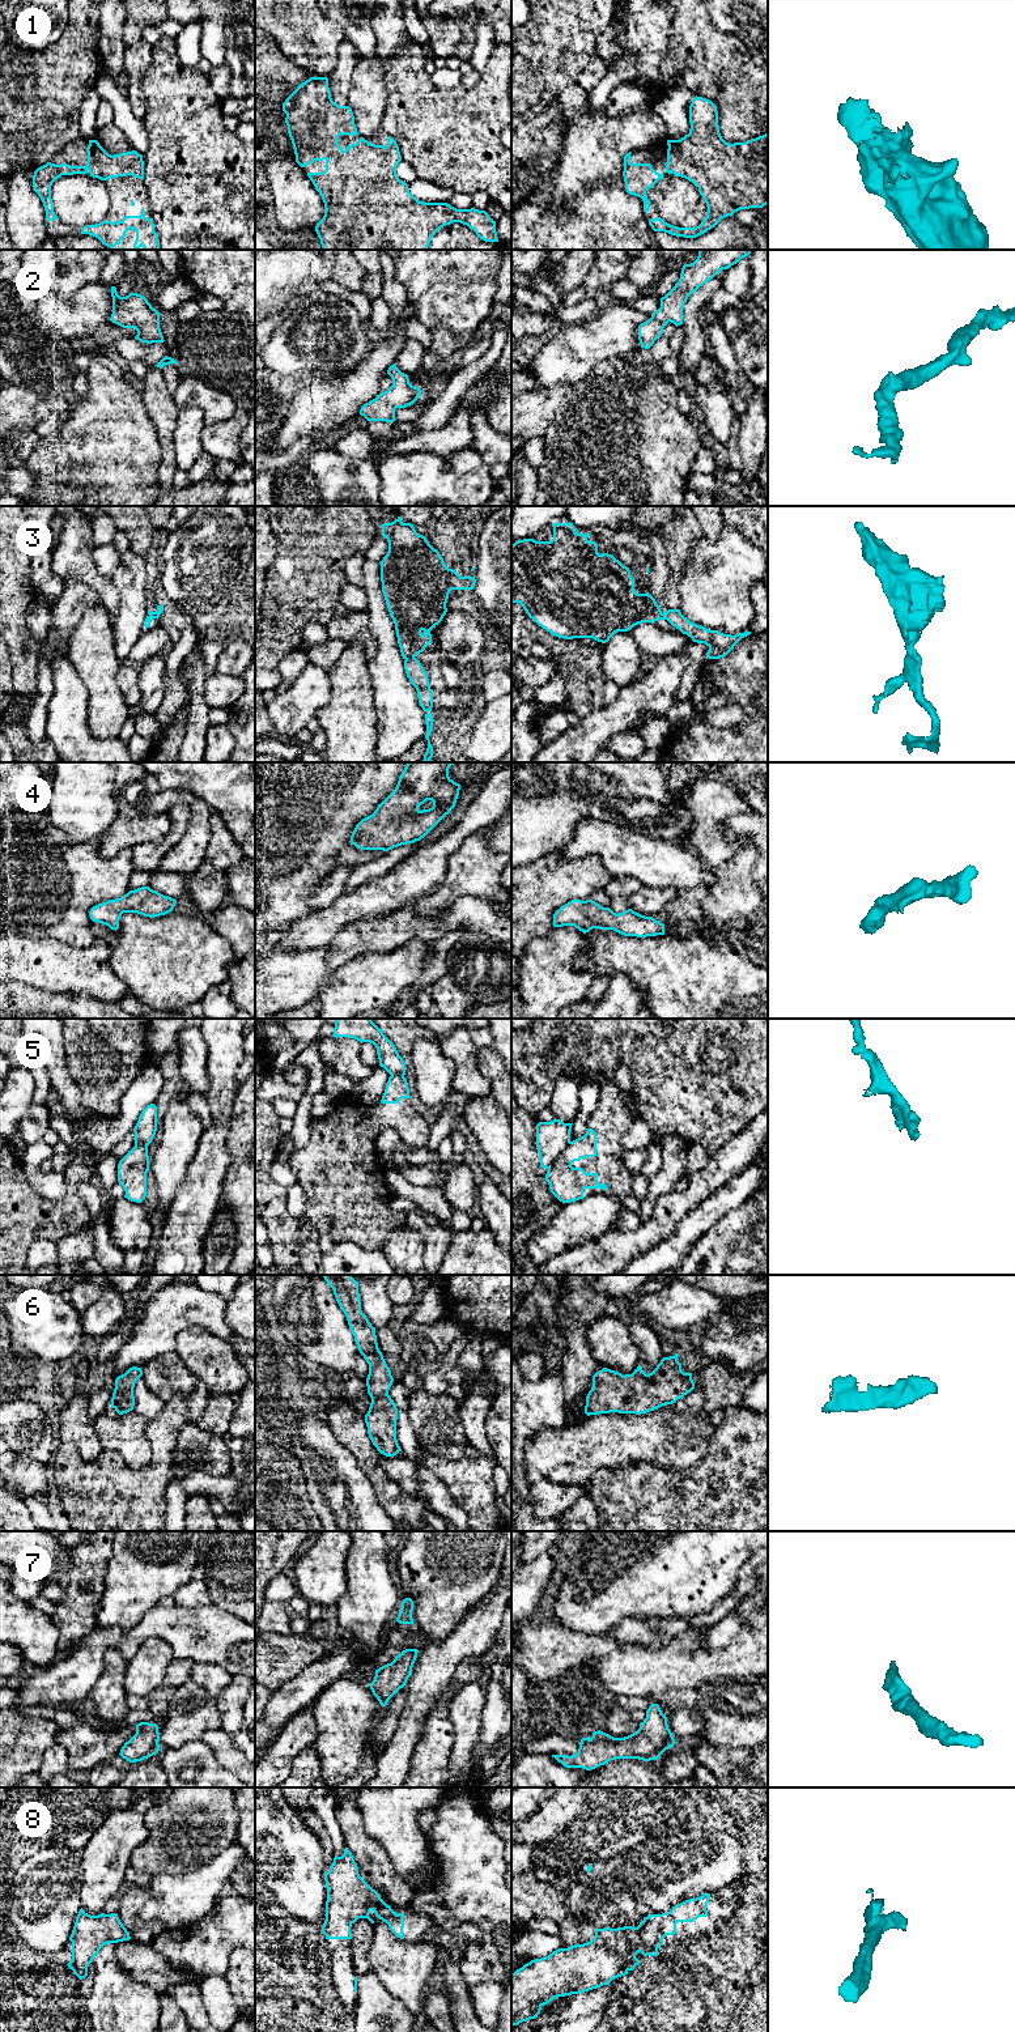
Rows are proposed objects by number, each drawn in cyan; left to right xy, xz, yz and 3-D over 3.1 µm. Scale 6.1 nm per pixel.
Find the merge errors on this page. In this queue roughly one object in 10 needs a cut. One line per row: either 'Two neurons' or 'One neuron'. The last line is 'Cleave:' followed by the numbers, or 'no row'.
1: One neuron
2: One neuron
3: One neuron
4: One neuron
5: Two neurons
6: One neuron
7: One neuron
8: One neuron
Cleave: 5

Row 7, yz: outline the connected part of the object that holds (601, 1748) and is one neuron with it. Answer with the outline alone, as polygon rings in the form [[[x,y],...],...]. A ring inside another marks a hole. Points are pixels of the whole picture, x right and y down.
[[[651,1704],[636,1733],[624,1738],[613,1738],[598,1730],[590,1739],[581,1739],[576,1755],[552,1755],[552,1757],[566,1768],[591,1770],[616,1759],[658,1760],[675,1743],[667,1717],[658,1704]]]

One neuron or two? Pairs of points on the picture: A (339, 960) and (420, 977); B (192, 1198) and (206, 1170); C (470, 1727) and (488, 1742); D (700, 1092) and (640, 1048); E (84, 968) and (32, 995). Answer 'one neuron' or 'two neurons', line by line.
A: two neurons
B: one neuron
C: two neurons
D: one neuron
E: two neurons

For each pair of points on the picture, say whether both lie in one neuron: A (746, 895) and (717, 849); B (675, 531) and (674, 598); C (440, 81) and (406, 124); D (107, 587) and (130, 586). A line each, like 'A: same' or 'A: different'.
A: different
B: same
C: different
D: different

